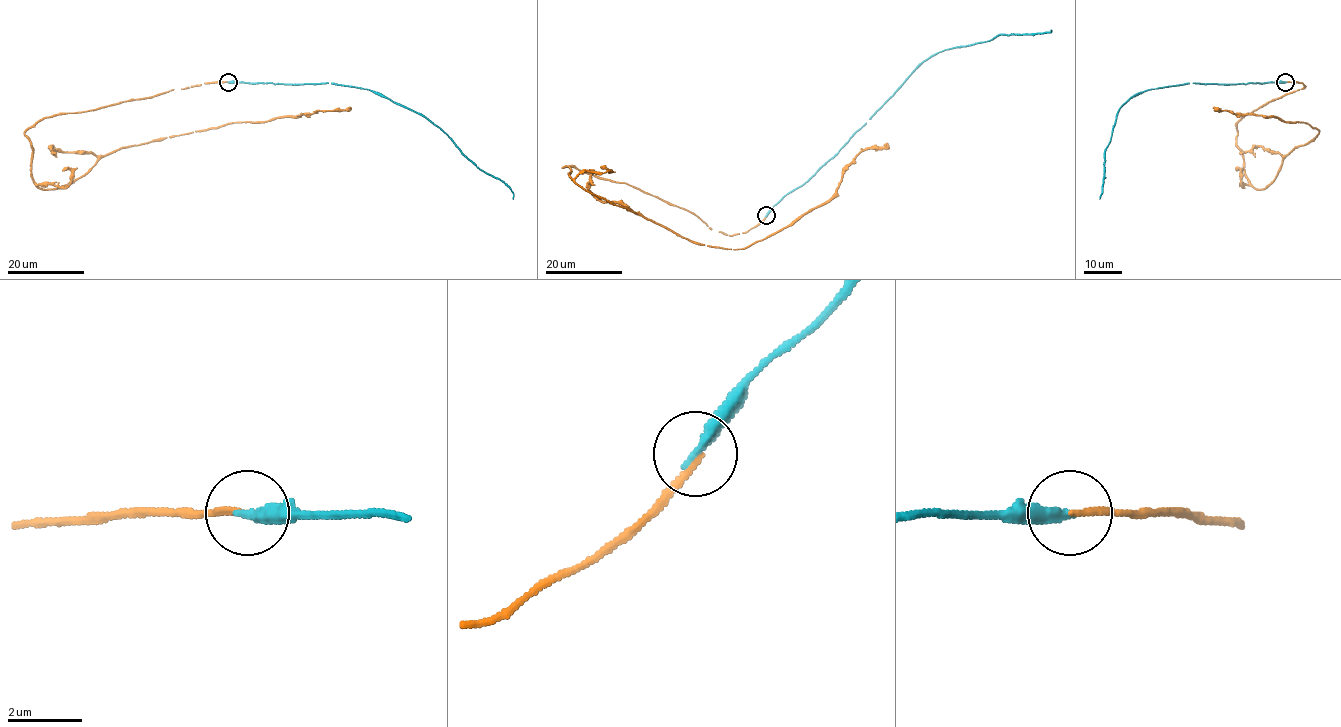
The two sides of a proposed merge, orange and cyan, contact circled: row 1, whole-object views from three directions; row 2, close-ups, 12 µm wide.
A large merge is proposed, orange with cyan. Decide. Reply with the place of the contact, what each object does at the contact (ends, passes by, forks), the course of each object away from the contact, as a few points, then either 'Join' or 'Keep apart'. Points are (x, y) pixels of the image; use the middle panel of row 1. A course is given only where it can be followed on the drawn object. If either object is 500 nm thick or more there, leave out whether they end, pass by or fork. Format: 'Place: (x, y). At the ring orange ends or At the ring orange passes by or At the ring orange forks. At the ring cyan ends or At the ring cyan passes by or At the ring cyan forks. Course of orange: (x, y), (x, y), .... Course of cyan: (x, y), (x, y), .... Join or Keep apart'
Place: (766, 215). At the ring orange ends. At the ring cyan ends. Course of orange: (767, 215), (726, 235), (562, 167), (696, 243), (740, 249), (825, 203), (861, 152), (888, 143). Course of cyan: (766, 215), (787, 194), (804, 184), (932, 56), (949, 48), (990, 41), (1001, 34), (1045, 33), (1050, 29). Keep apart

